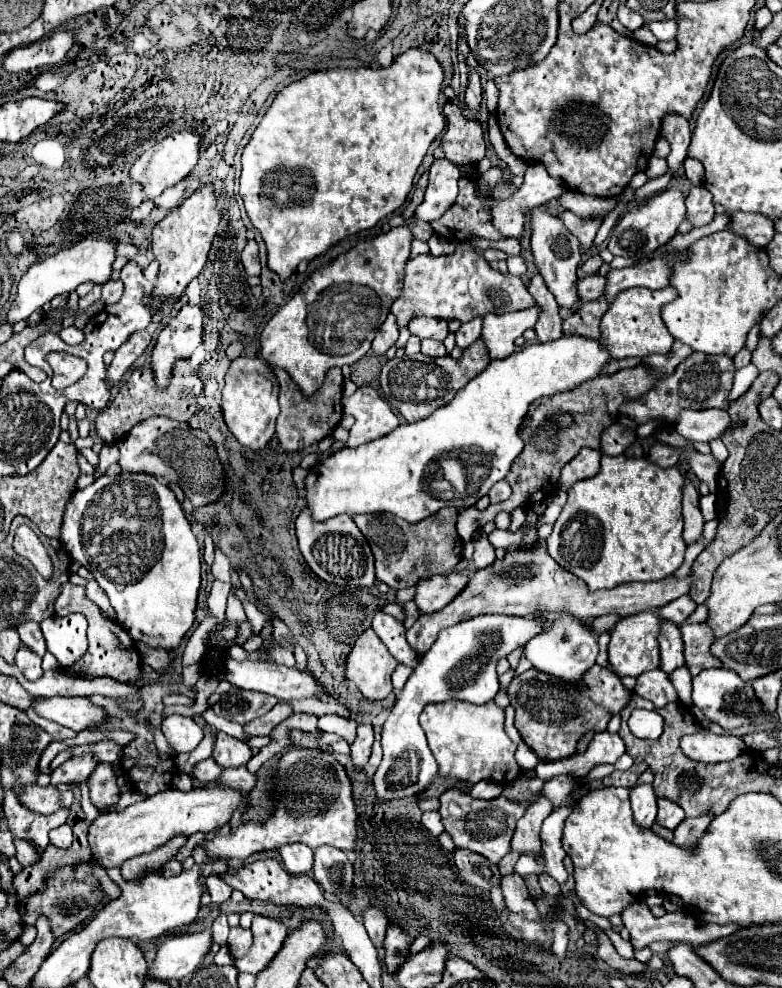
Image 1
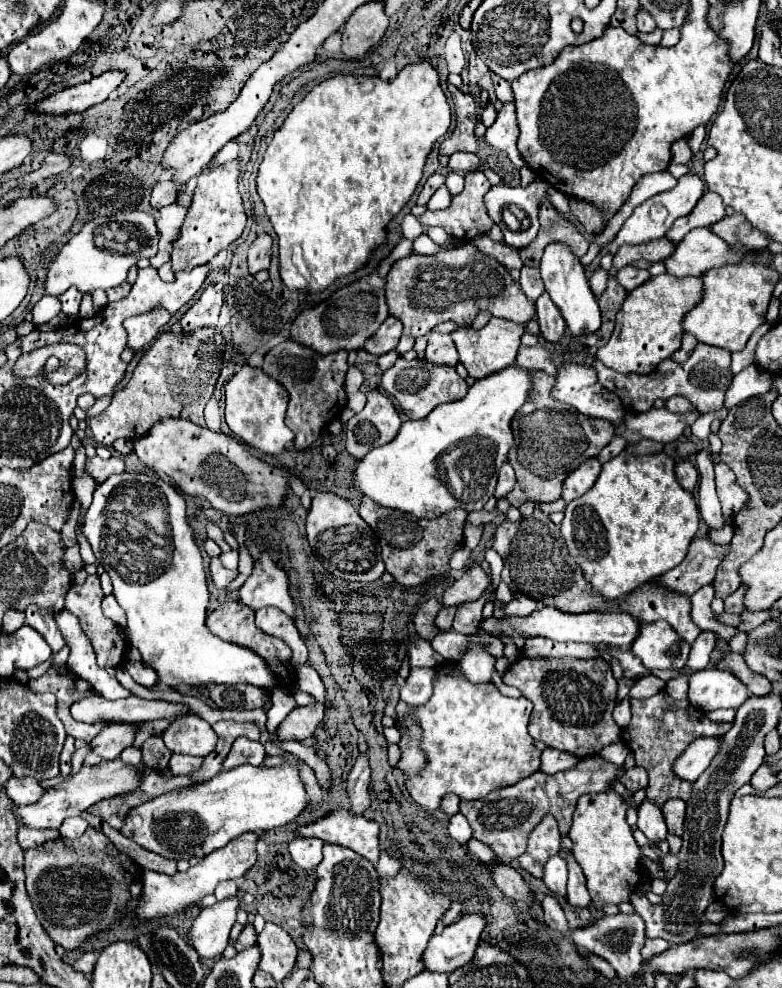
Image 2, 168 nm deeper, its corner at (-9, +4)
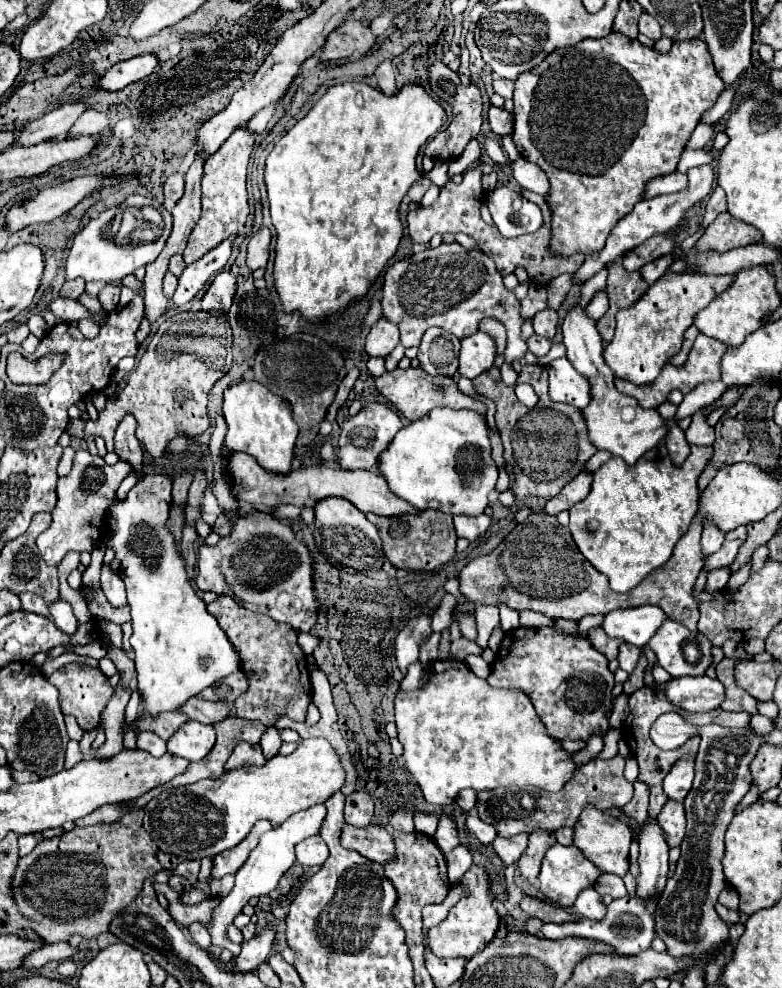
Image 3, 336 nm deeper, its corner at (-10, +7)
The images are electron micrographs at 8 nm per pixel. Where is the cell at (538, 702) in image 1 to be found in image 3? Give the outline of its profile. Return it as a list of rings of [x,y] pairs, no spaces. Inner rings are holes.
[[[515,628],[505,634],[499,654],[491,666],[487,682],[495,688],[519,688],[533,702],[541,722],[547,726],[549,736],[555,740],[575,738],[589,740],[593,734],[605,734],[609,730],[609,708],[611,708],[611,690],[613,674],[607,668],[607,658],[587,642],[585,636],[571,636],[555,628]]]

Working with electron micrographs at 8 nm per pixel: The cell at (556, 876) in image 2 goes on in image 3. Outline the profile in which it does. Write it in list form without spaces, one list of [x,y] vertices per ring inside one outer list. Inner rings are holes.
[[[553,844],[545,858],[543,858],[543,866],[541,866],[541,872],[539,872],[539,890],[541,894],[557,904],[557,906],[573,906],[573,902],[577,900],[577,896],[585,890],[585,888],[591,888],[597,878],[601,876],[601,870],[589,862],[581,850],[577,846],[561,846],[561,844]]]

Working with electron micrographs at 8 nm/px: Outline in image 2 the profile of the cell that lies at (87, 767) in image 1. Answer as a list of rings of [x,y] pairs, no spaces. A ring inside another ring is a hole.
[[[126,723],[106,725],[104,731],[100,731],[100,735],[96,735],[96,739],[92,739],[88,743],[88,747],[92,753],[100,755],[104,761],[118,759],[120,753],[128,745],[132,745],[134,729],[136,729],[136,725],[126,725]]]

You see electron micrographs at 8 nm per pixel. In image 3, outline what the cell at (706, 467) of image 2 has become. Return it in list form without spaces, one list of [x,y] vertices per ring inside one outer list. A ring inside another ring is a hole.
[[[709,522],[709,524],[705,526],[705,530],[703,530],[703,538],[701,538],[703,558],[707,558],[707,556],[711,556],[713,552],[717,552],[717,550],[721,548],[723,540],[725,540],[725,534],[719,532],[719,530]]]

